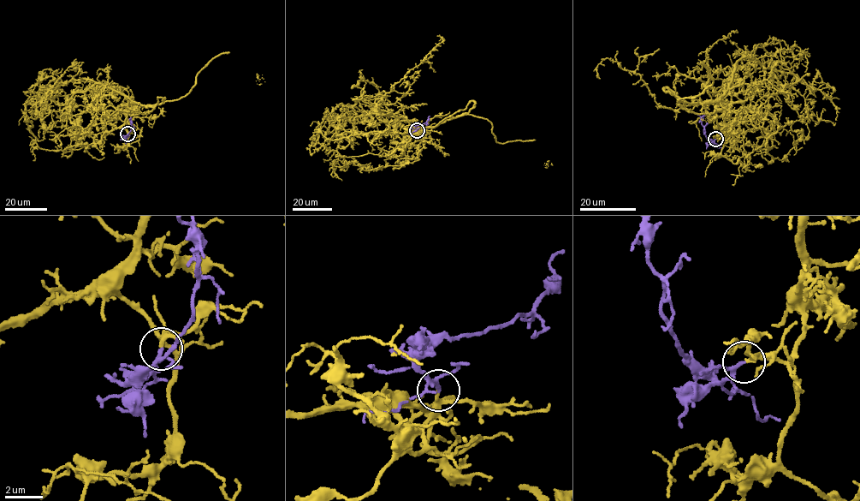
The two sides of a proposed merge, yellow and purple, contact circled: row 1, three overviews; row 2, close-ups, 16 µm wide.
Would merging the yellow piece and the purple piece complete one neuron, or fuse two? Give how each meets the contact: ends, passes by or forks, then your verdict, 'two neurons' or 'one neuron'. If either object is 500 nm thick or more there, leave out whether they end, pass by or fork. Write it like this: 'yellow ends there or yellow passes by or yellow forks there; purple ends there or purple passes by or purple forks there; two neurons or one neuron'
yellow passes by; purple passes by; one neuron

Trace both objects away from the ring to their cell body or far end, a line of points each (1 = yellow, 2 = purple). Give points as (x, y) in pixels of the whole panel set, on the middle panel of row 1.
1: (417, 130), (426, 128), (376, 109), (374, 104), (422, 62), (441, 37), (443, 43)
2: (417, 130), (414, 128), (425, 122), (430, 116)

